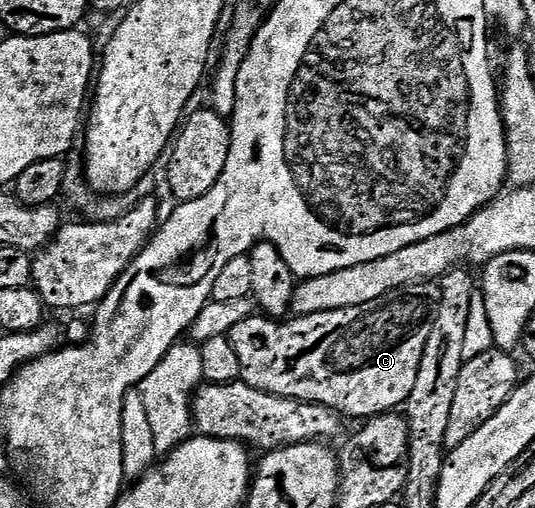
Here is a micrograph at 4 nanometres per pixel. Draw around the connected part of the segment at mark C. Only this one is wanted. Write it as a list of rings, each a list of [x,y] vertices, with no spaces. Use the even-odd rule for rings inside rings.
[[[416,290],[388,292],[369,304],[296,316],[283,322],[259,314],[249,316],[238,322],[238,326],[230,329],[227,335],[240,363],[239,379],[252,388],[275,396],[321,404],[344,418],[369,418],[399,409],[410,398],[430,329],[428,300],[422,293],[412,291]]]

